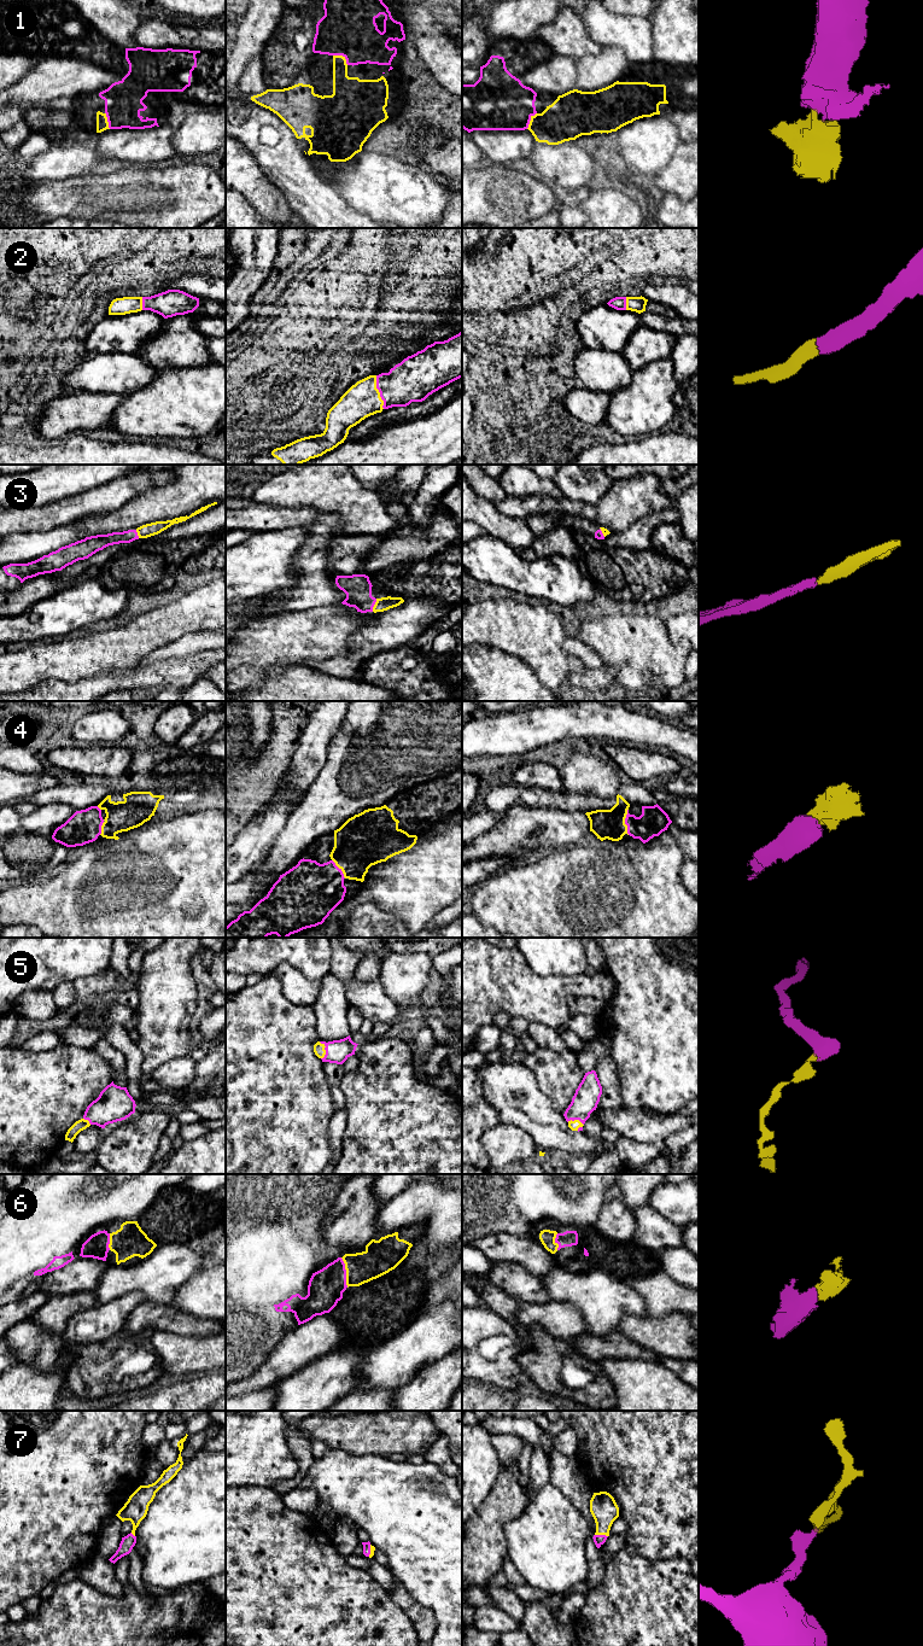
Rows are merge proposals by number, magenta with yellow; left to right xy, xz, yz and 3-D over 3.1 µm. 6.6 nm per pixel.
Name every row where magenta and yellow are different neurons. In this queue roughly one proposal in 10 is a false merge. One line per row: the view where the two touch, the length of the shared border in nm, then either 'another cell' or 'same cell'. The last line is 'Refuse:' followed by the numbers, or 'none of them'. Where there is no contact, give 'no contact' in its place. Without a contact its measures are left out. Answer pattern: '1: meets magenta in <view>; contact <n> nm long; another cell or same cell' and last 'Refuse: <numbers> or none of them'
1: meets magenta in xz; contact 120 nm long; same cell
2: meets magenta in xz; contact 240 nm long; same cell
3: meets magenta in xz; contact 90 nm long; same cell
4: meets magenta in yz; contact 180 nm long; same cell
5: meets magenta in yz; contact 110 nm long; same cell
6: meets magenta in xz; contact 200 nm long; same cell
7: meets magenta in yz; contact 90 nm long; same cell
Refuse: none of them

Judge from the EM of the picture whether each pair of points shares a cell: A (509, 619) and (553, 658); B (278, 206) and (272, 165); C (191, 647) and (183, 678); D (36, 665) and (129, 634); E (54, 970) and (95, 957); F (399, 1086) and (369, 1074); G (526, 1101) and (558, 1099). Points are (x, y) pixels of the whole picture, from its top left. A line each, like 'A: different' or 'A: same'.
A: same
B: different
C: different
D: same
E: same
F: same
G: different

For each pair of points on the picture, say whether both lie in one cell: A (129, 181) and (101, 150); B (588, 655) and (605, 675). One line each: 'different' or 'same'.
A: different
B: different

